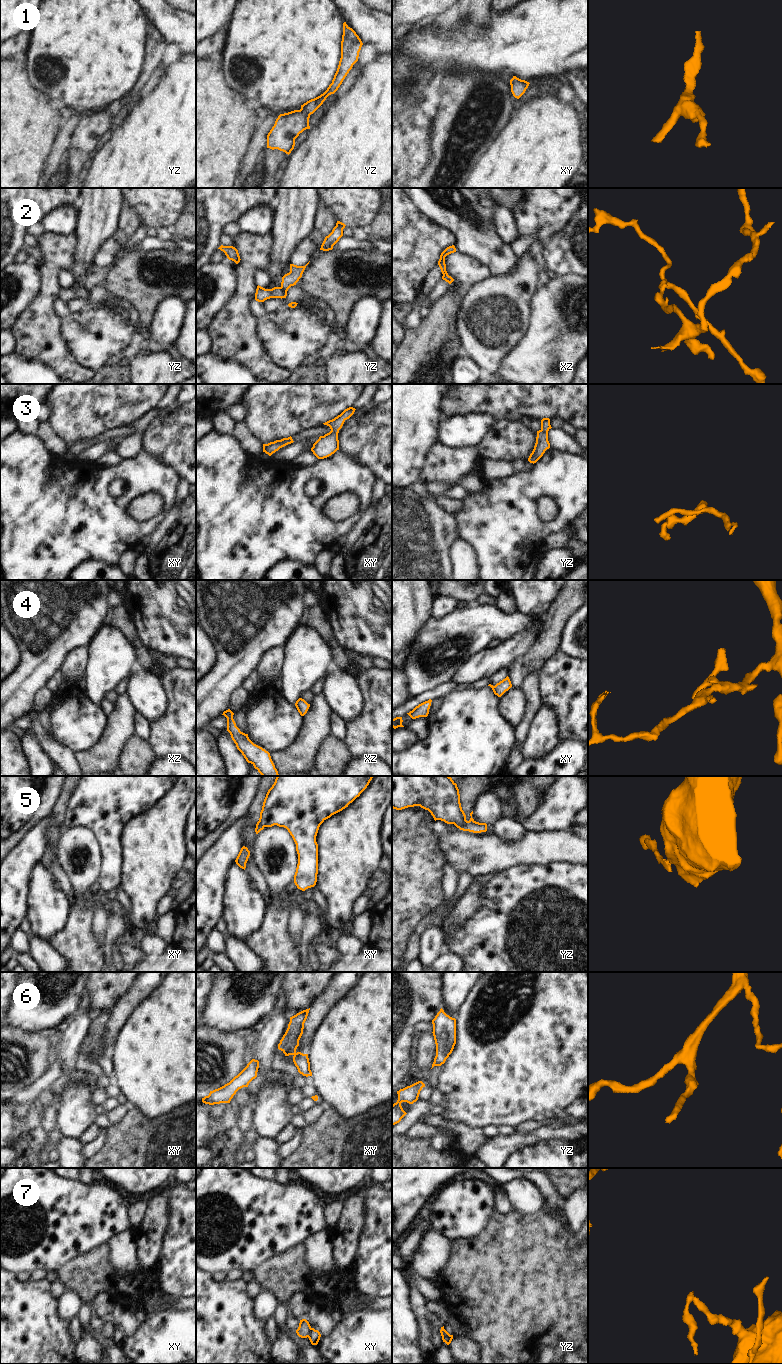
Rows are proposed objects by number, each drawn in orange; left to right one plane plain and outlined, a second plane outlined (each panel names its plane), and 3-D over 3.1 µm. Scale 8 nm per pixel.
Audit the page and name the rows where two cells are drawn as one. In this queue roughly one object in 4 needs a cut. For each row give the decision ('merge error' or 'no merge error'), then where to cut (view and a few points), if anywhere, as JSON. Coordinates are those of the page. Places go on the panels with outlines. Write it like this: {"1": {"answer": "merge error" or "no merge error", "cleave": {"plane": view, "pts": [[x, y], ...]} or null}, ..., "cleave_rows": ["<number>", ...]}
{"1": {"answer": "no merge error", "cleave": null}, "2": {"answer": "merge error", "cleave": {"plane": "yz", "pts": [[280, 287], [286, 292]]}}, "3": {"answer": "no merge error", "cleave": null}, "4": {"answer": "no merge error", "cleave": null}, "5": {"answer": "merge error", "cleave": {"plane": "yz", "pts": [[466, 820], [458, 827]]}}, "6": {"answer": "no merge error", "cleave": null}, "7": {"answer": "merge error", "cleave": {"plane": "xy", "pts": [[310, 1327], [307, 1336]]}}, "cleave_rows": ["2", "5", "7"]}

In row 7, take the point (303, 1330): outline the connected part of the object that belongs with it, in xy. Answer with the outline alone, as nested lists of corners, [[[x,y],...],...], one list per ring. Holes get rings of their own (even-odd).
[[[306,1319],[300,1320],[299,1327],[296,1330],[296,1333],[301,1338],[307,1338],[310,1332],[310,1324]]]

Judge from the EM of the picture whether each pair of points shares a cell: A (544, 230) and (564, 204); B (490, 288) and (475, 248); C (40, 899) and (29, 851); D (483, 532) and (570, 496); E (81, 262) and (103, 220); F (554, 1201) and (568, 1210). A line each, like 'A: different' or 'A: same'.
A: same
B: different
C: different
D: same
E: same
F: different

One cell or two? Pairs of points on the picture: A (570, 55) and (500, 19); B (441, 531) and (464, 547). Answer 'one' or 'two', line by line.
A: one
B: two

